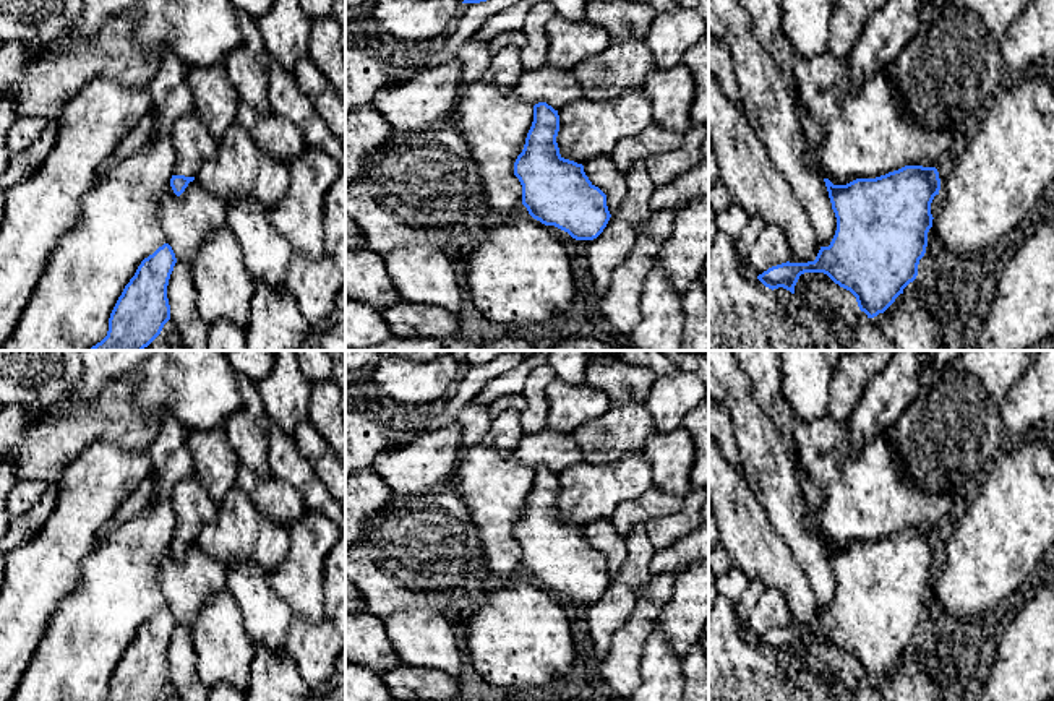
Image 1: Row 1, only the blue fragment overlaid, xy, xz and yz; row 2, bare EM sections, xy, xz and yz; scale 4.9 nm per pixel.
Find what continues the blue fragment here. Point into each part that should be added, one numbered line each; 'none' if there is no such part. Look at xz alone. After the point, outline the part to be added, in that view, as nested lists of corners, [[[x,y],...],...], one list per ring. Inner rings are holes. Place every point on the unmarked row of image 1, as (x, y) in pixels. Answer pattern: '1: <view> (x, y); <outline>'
none

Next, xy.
1: xy (193, 507); [[[196,475],[180,482],[172,492],[177,514],[174,539],[196,540],[201,529],[211,523],[219,505],[209,497]]]

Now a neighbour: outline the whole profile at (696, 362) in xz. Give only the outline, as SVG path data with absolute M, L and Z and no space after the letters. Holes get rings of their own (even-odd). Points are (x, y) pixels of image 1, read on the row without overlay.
M662 350L679 370L702 378L709 399L709 350Z

